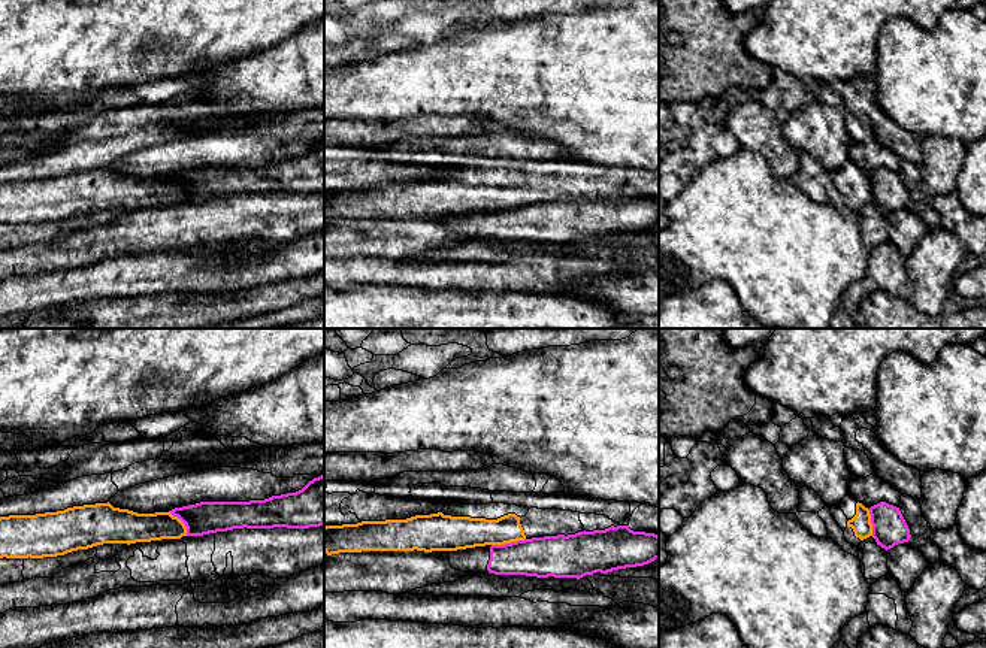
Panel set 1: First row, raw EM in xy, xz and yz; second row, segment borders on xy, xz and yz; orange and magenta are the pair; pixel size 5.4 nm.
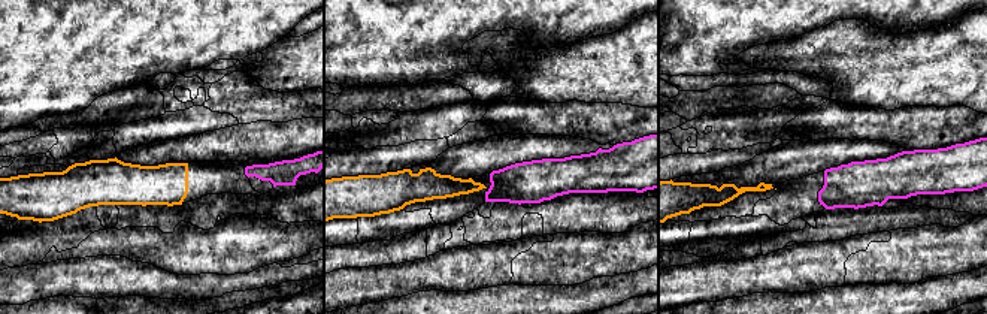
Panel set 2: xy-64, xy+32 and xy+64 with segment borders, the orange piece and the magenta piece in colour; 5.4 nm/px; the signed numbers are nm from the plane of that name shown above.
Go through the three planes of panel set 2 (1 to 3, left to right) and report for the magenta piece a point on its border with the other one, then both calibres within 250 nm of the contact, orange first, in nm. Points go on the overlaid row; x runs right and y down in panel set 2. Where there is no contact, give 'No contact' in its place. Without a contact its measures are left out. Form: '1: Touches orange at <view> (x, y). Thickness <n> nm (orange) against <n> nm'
1: No contact
2: No contact
3: No contact

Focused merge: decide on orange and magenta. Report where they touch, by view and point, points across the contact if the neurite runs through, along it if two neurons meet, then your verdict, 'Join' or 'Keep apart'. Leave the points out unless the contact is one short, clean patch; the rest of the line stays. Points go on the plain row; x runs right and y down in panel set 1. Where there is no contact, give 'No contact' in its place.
Touches orange at xz (508, 208). Boundary: xz (525, 203), (516, 208), (492, 211). Keep apart

